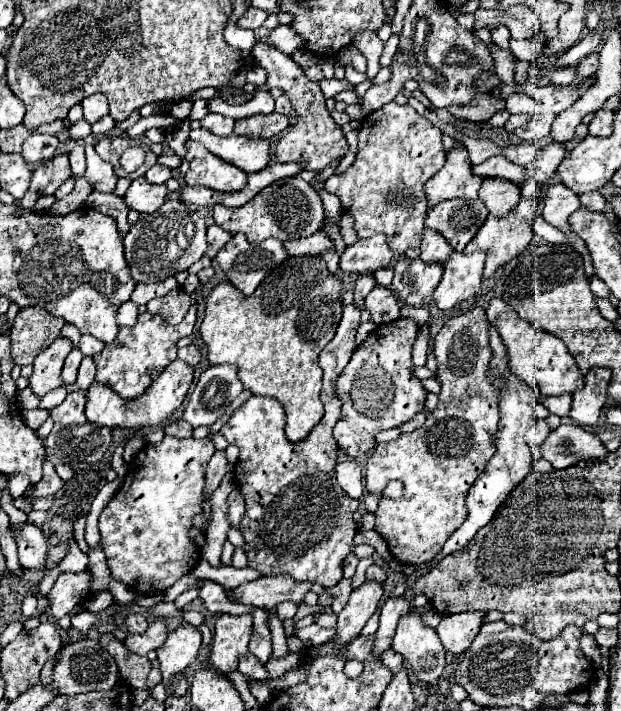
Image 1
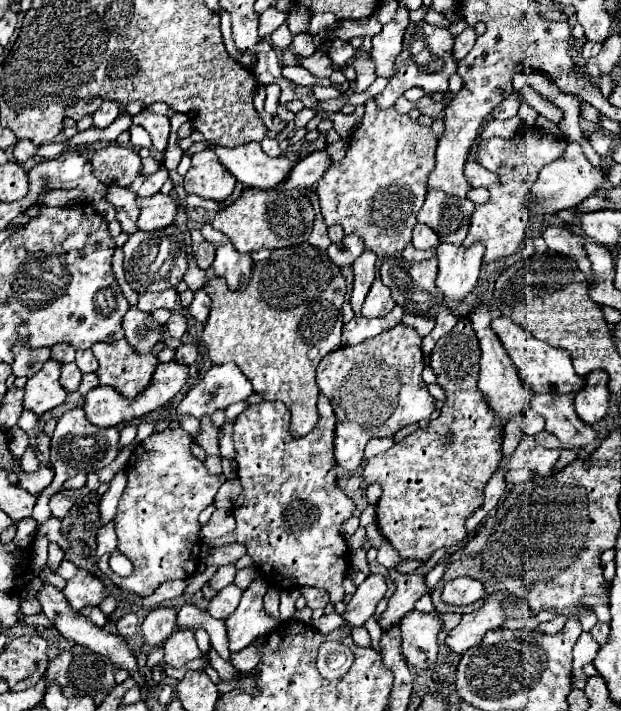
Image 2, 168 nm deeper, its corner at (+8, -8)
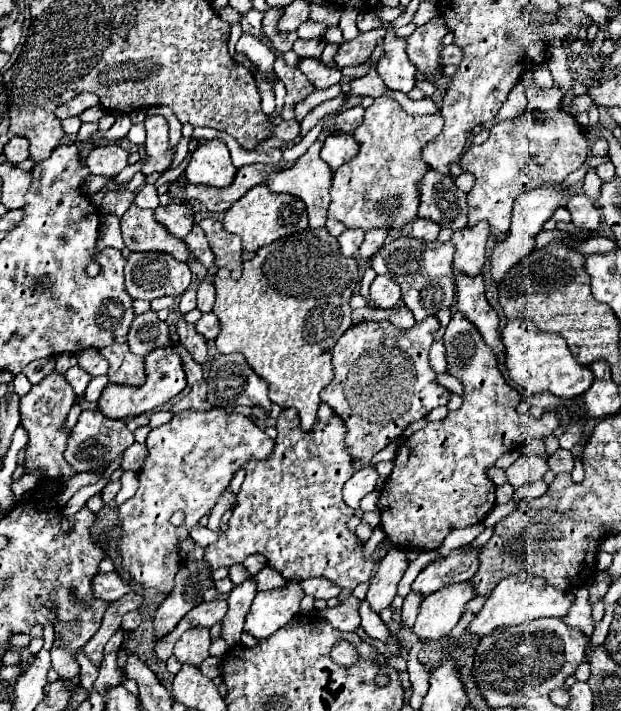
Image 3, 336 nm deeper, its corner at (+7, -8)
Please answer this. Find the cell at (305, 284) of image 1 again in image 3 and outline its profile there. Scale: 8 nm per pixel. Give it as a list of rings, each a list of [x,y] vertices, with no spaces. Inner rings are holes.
[[[325,228],[297,232],[289,238],[277,240],[269,246],[257,250],[255,258],[245,262],[243,276],[233,280],[227,268],[221,268],[215,278],[215,304],[213,312],[219,318],[221,332],[215,338],[215,346],[221,354],[239,352],[245,356],[247,364],[263,378],[269,386],[271,402],[281,408],[297,408],[301,418],[301,430],[309,432],[317,418],[317,406],[321,402],[319,392],[333,378],[331,350],[337,340],[351,328],[351,306],[349,298],[357,282],[357,262],[355,258],[341,256],[337,240],[329,236]]]

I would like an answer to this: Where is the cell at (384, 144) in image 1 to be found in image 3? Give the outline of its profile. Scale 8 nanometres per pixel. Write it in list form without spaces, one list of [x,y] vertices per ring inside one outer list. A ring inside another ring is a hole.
[[[379,96],[365,110],[363,122],[353,132],[359,152],[353,160],[343,164],[333,174],[331,204],[327,218],[343,222],[347,228],[389,228],[403,230],[417,218],[419,208],[419,182],[429,170],[423,160],[423,148],[441,134],[443,118],[435,116],[411,116],[391,96]]]

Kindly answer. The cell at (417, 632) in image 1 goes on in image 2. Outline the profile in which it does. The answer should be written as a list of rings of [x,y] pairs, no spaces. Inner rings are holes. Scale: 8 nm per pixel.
[[[412,610],[400,622],[402,628],[402,654],[414,668],[430,668],[438,656],[438,634],[442,630],[440,614]]]

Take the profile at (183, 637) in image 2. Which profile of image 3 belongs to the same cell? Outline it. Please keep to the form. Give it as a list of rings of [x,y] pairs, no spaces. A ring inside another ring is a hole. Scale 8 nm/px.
[[[191,628],[175,644],[173,656],[181,664],[199,666],[209,656],[209,628]]]

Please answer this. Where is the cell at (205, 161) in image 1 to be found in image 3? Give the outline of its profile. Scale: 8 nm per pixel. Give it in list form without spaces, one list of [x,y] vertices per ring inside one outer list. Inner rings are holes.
[[[211,140],[207,144],[201,144],[191,154],[191,162],[185,172],[189,184],[227,188],[233,182],[237,168],[231,162],[231,154],[225,142]]]

